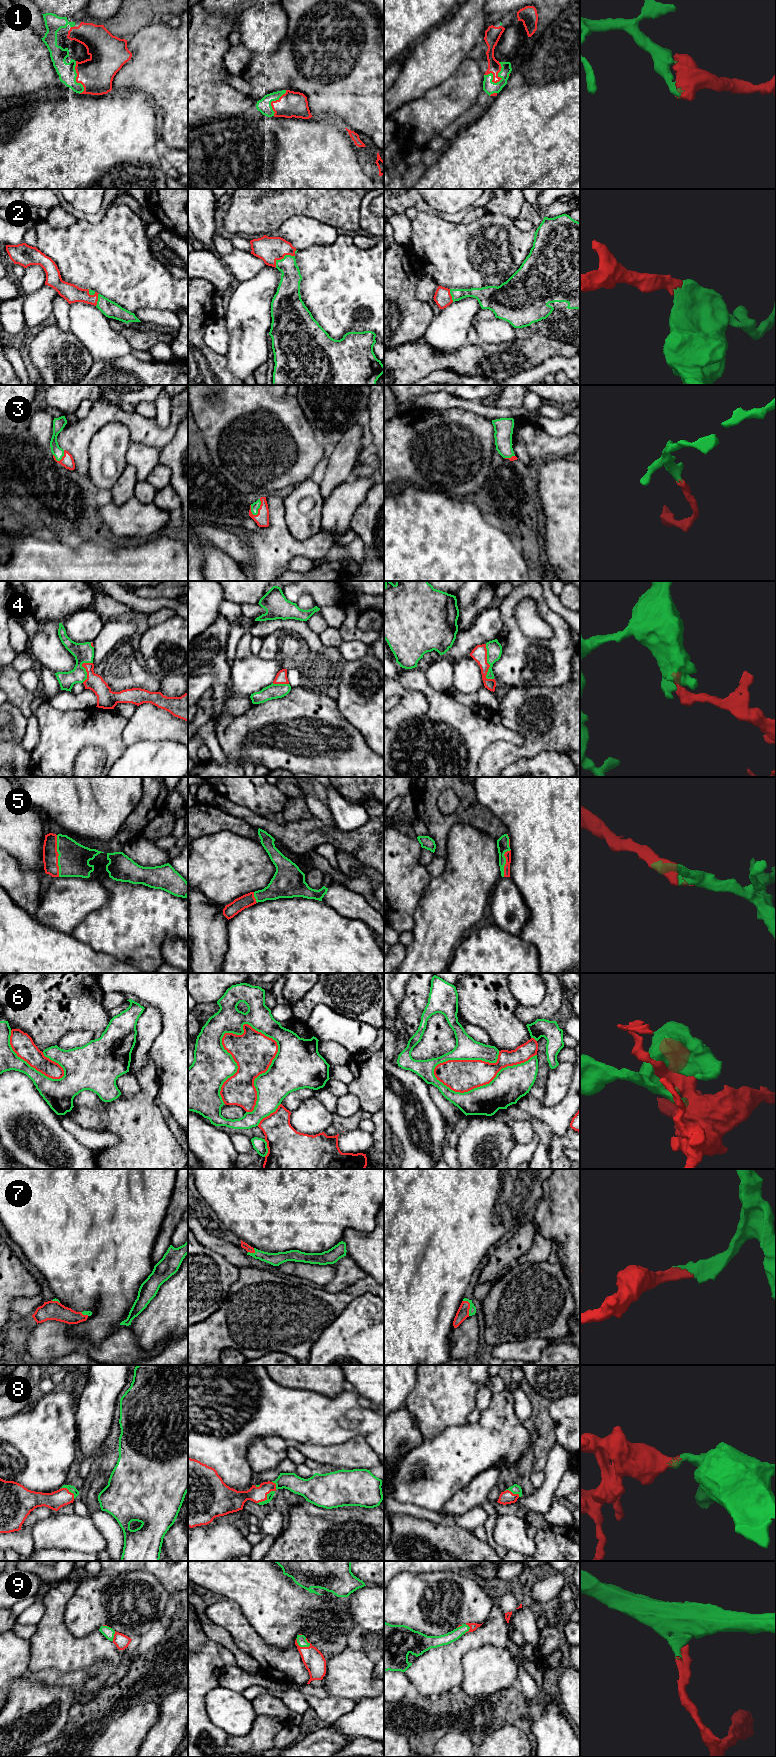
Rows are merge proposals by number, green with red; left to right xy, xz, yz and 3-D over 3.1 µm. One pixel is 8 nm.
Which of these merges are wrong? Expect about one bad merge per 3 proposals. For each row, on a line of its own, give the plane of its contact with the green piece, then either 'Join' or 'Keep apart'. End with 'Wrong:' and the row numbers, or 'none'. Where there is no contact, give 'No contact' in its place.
1: Touches green in yz. Join
2: Touches green in xz. Join
3: Touches green in xz. Join
4: Touches green in yz. Join
5: Touches green in xy. Join
6: Touches green in xz. Keep apart
7: Touches green in yz. Join
8: Touches green in xz. Join
9: Touches green in xz. Join
Wrong: 6

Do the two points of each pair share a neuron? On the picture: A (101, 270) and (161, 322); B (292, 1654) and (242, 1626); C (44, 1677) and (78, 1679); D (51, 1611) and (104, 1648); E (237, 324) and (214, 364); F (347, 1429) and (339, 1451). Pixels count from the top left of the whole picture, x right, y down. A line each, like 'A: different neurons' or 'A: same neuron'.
A: different neurons
B: same neuron
C: same neuron
D: same neuron
E: different neurons
F: different neurons

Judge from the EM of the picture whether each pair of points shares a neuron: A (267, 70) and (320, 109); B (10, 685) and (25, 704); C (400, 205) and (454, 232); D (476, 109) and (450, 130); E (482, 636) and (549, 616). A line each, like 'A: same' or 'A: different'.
A: same
B: same
C: different
D: same
E: different

